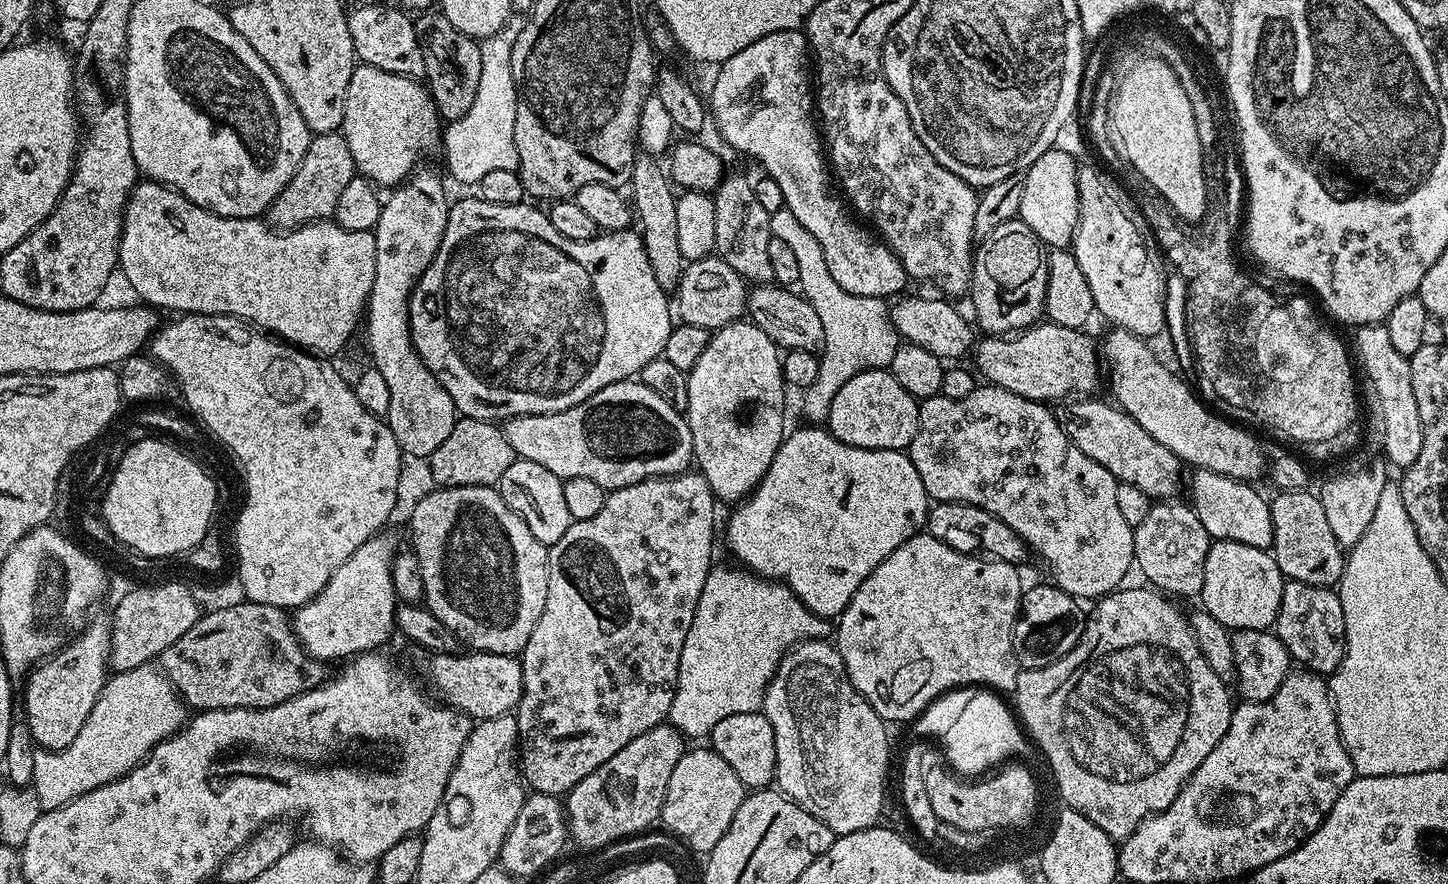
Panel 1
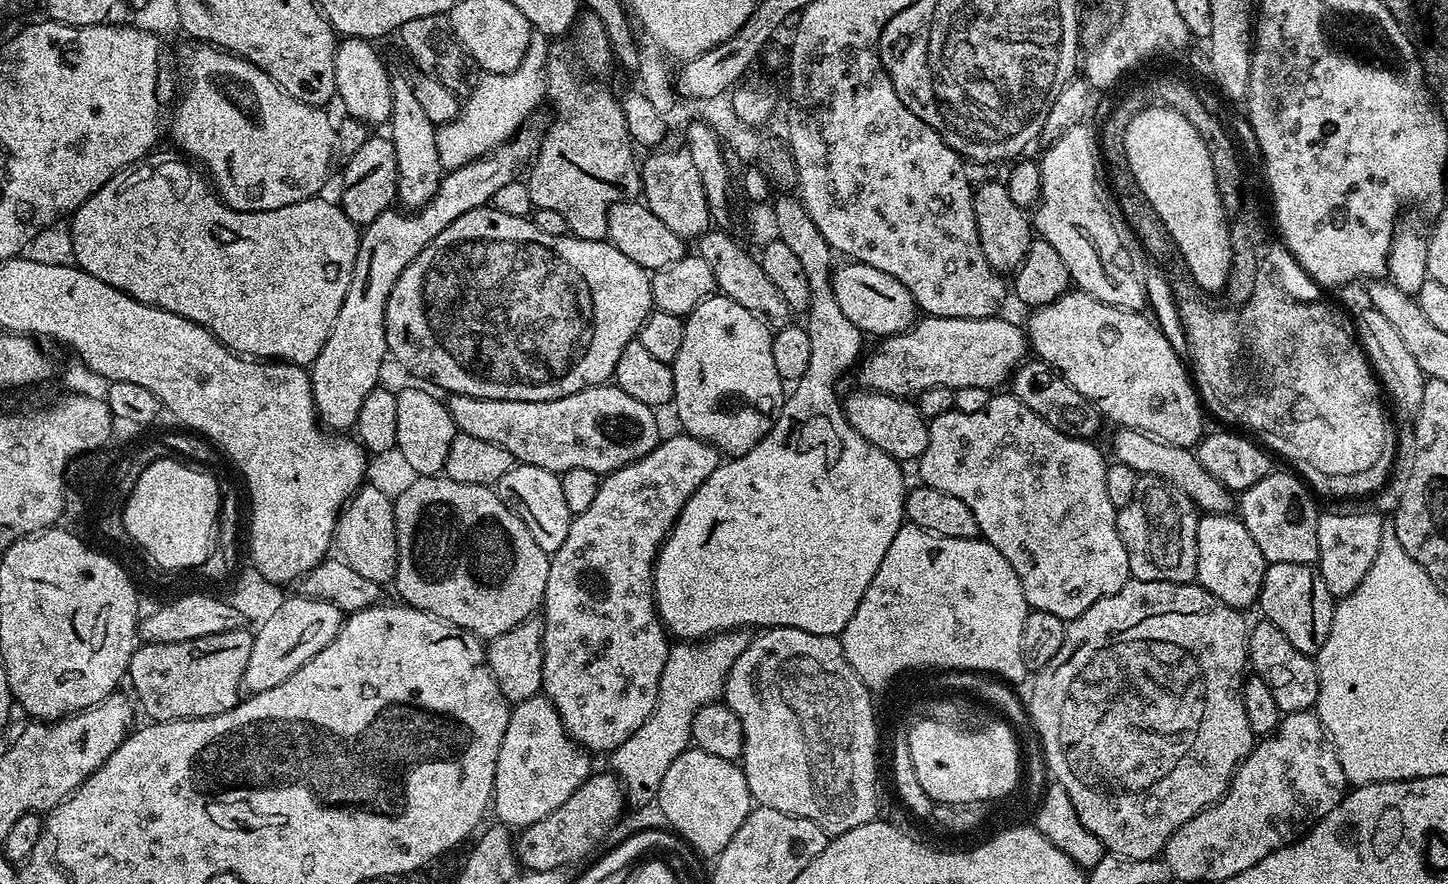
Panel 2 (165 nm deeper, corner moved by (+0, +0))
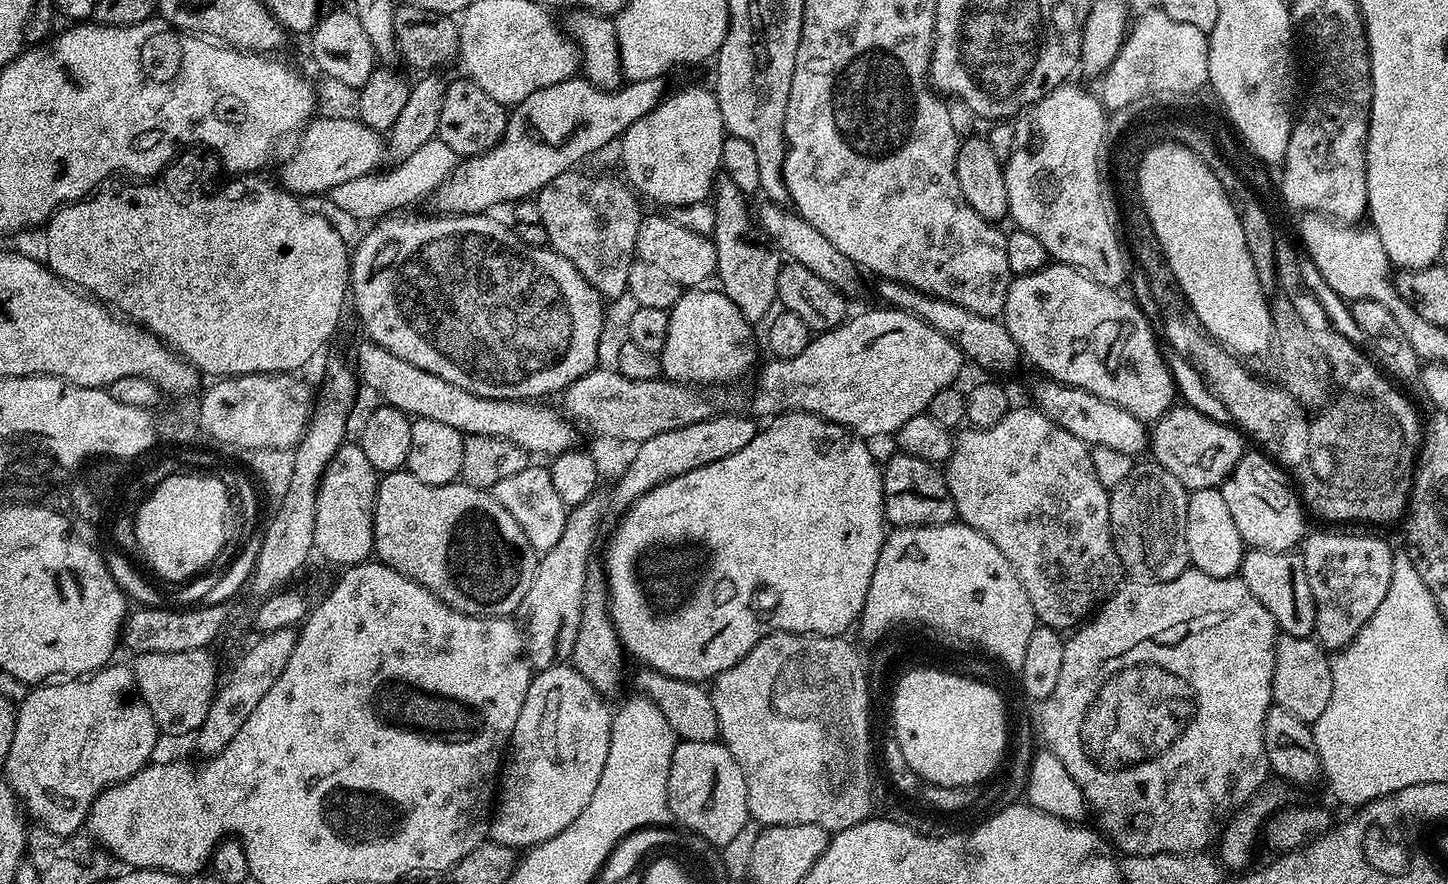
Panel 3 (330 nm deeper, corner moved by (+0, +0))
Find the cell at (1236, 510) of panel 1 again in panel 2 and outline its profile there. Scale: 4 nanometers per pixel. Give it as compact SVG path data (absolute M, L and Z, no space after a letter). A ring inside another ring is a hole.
M1117 427L1115 431L1112 436L1112 452L1119 463L1130 466L1130 470L1134 470L1140 476L1157 476L1178 486L1178 490L1182 490L1182 494L1189 496L1201 513L1228 514L1233 511L1233 493L1229 492L1226 486L1222 486L1222 482L1218 482L1218 478L1214 478L1214 474L1210 474L1206 466L1202 466L1193 449L1155 440L1153 436L1147 436L1145 432L1133 428Z

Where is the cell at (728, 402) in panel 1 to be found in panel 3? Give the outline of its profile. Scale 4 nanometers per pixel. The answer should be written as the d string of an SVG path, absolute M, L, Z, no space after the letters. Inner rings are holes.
M697 286L691 290L681 291L678 302L668 313L670 330L666 333L666 346L660 351L660 371L667 379L677 384L693 386L728 386L731 380L753 371L752 363L756 360L756 336L752 333L753 325L730 302L723 290L711 292L711 287Z

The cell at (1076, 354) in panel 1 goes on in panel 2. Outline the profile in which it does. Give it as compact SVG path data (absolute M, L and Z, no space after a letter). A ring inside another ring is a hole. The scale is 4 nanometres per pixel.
M925 315L905 332L897 336L885 336L872 353L869 351L859 365L860 380L865 389L874 392L885 392L901 398L911 397L922 390L930 390L934 386L946 386L950 389L966 386L982 386L996 390L999 384L1007 385L1010 377L1030 352L1030 345L1023 327L1003 320L1003 315L987 316L986 318L942 318L941 316Z

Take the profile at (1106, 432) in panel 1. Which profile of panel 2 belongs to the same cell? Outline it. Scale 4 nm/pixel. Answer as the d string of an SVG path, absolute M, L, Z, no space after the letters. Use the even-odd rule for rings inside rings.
M1025 359L1010 377L1010 392L1018 398L1018 402L1022 402L1022 406L1030 406L1034 414L1050 422L1050 426L1054 426L1062 434L1077 436L1080 440L1092 440L1100 432L1100 411L1086 398L1082 398L1082 394L1078 394L1078 390L1074 390L1074 386L1070 386L1070 382L1066 382L1066 378L1045 360Z

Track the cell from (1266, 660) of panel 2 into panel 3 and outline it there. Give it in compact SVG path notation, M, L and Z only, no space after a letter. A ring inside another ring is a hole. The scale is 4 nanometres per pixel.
M1277 635L1272 679L1272 698L1275 704L1294 714L1294 718L1302 718L1302 722L1311 726L1318 718L1322 718L1333 690L1334 678L1329 653L1321 648L1315 639Z

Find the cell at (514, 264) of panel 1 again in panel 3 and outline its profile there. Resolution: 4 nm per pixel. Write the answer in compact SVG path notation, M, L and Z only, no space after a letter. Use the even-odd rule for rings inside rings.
M389 214L373 223L372 228L350 252L350 304L356 307L356 316L362 327L368 331L367 339L371 343L382 346L390 354L398 354L410 366L418 366L418 370L426 370L430 374L438 374L438 378L446 378L454 386L462 386L462 390L470 390L470 394L478 394L482 398L498 398L499 400L535 401L537 398L548 398L551 392L563 393L575 380L597 367L596 359L600 356L600 335L604 332L605 301L598 290L586 282L586 278L566 258L562 258L551 247L535 248L526 246L516 237L511 227L491 220L488 214L465 214L449 216L447 214L431 214L432 216L404 216L408 214Z

